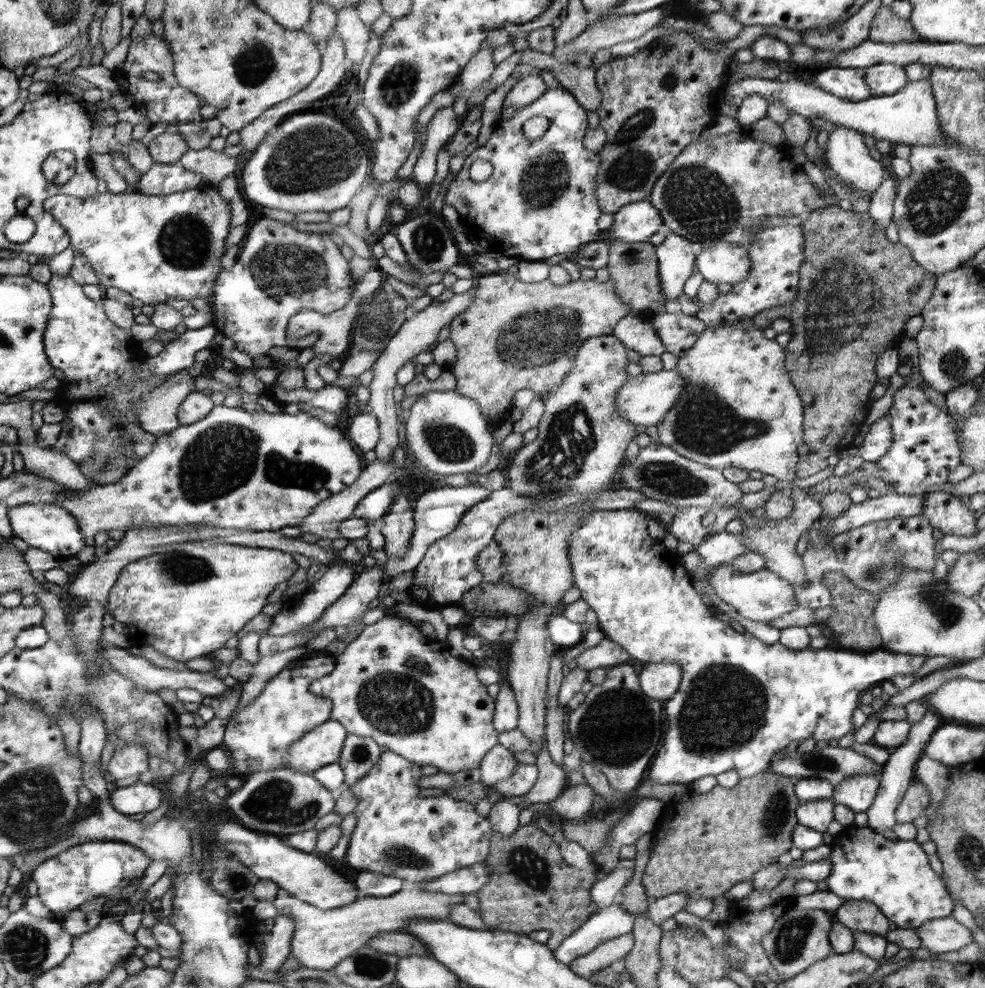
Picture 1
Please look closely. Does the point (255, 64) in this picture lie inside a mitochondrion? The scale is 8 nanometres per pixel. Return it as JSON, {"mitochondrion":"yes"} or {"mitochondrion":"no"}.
{"mitochondrion":"yes"}

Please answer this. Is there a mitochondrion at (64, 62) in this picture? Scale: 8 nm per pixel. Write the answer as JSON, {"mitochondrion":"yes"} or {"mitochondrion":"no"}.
{"mitochondrion":"no"}

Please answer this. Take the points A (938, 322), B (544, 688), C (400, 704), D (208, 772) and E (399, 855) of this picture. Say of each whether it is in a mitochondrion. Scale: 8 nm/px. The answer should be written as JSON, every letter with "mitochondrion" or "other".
{"A":"other","B":"other","C":"mitochondrion","D":"other","E":"mitochondrion"}

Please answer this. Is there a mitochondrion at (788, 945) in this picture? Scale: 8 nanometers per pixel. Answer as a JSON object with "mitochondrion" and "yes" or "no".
{"mitochondrion":"yes"}

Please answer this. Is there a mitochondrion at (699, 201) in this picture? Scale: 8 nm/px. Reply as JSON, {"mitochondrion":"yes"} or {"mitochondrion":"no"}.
{"mitochondrion":"yes"}

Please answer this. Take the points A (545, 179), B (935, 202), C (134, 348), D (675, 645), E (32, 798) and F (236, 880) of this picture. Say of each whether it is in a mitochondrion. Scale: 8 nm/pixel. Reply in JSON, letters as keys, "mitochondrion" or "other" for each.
{"A":"mitochondrion","B":"mitochondrion","C":"other","D":"other","E":"mitochondrion","F":"mitochondrion"}

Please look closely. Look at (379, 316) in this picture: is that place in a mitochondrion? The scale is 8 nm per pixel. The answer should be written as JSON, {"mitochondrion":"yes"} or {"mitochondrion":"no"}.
{"mitochondrion":"yes"}

